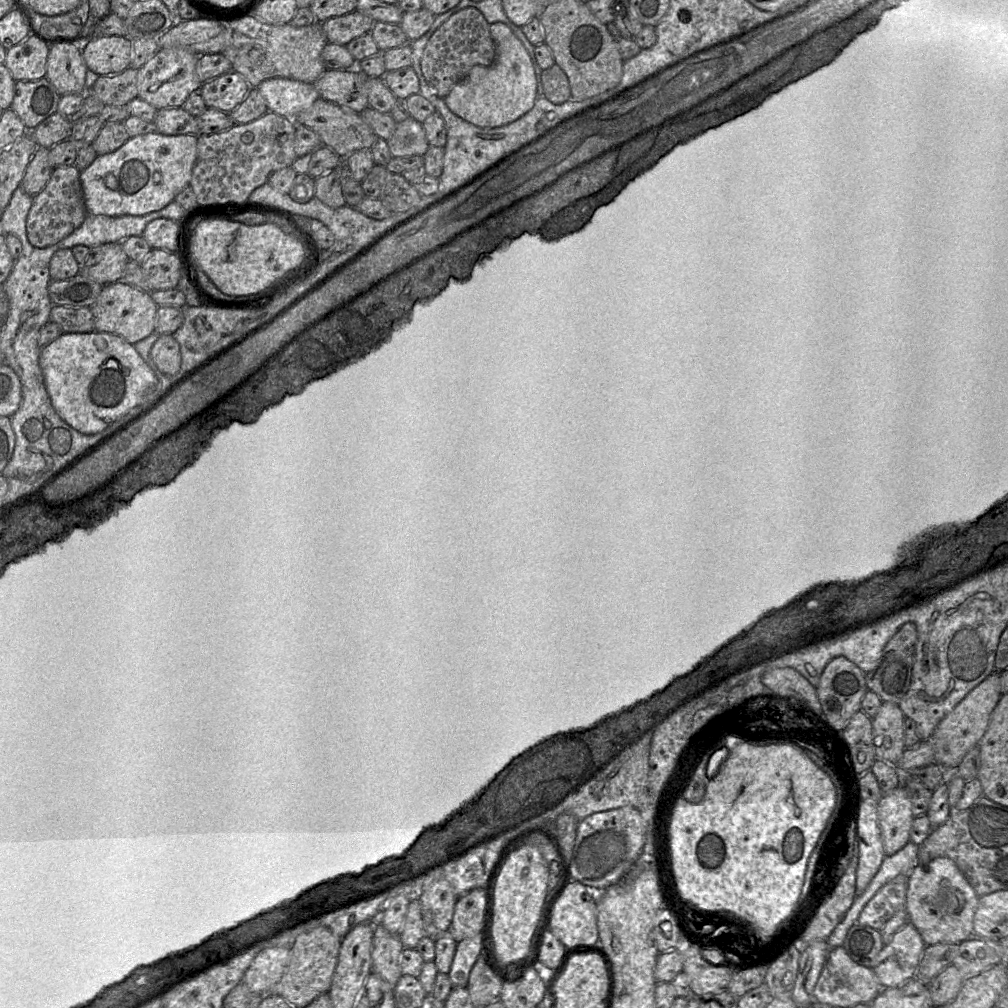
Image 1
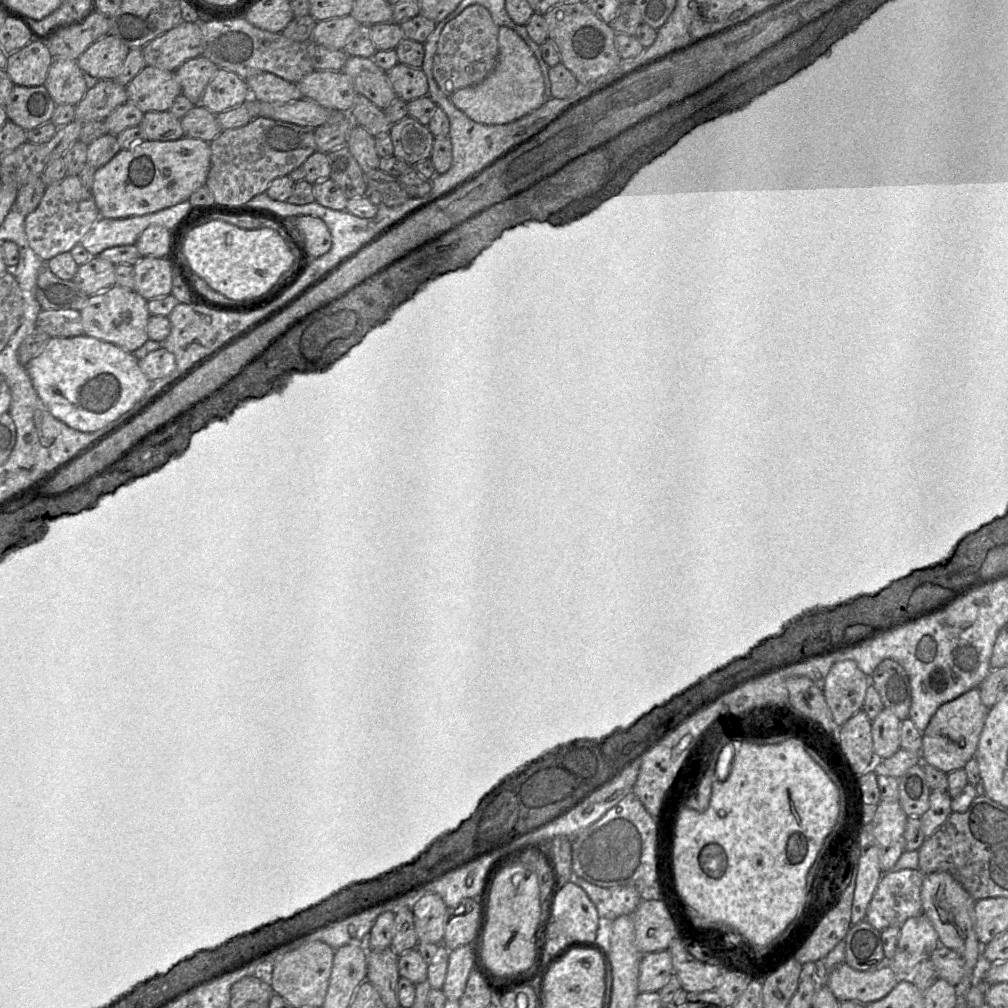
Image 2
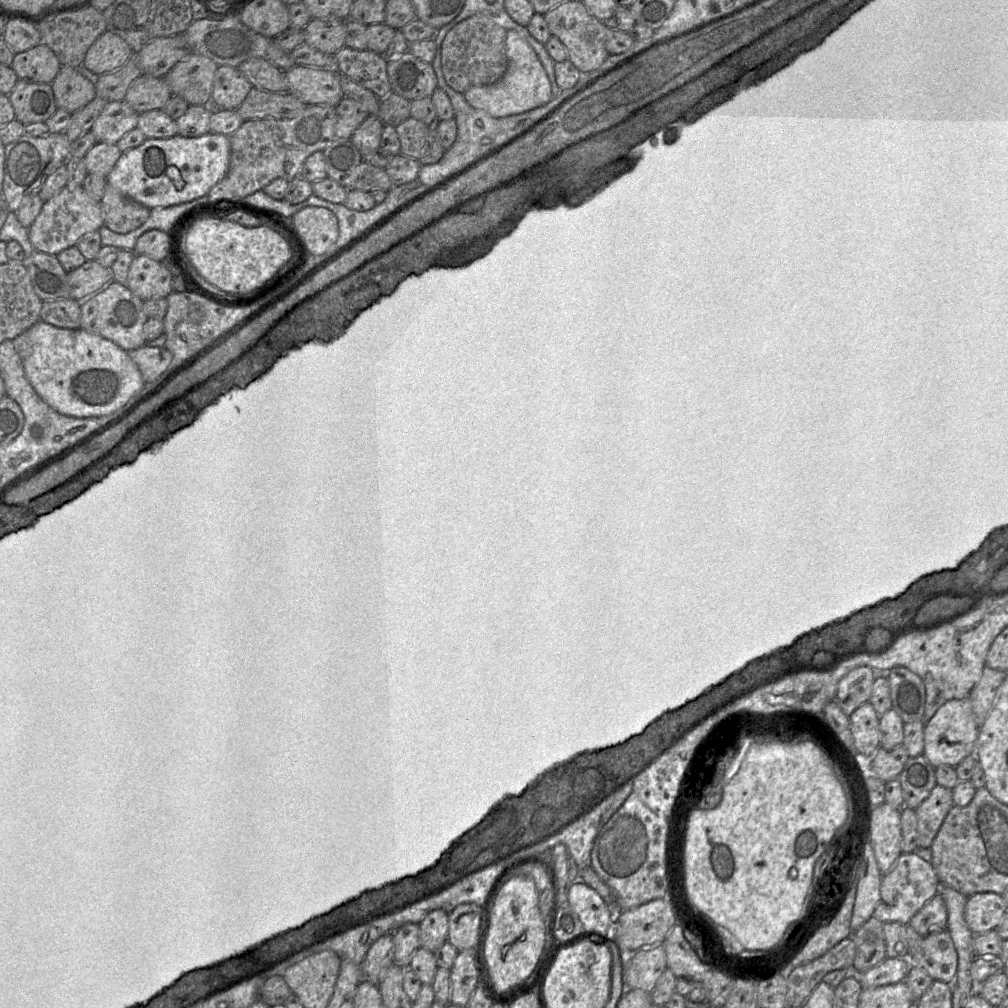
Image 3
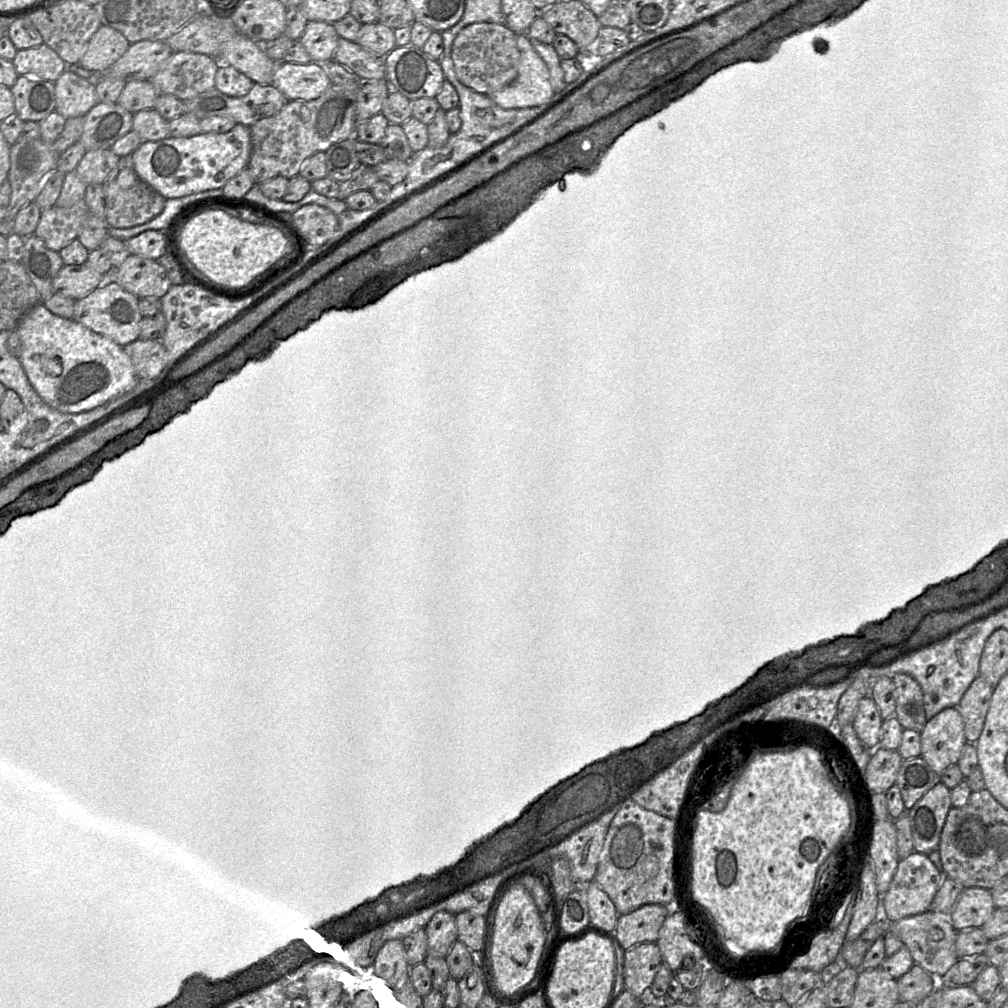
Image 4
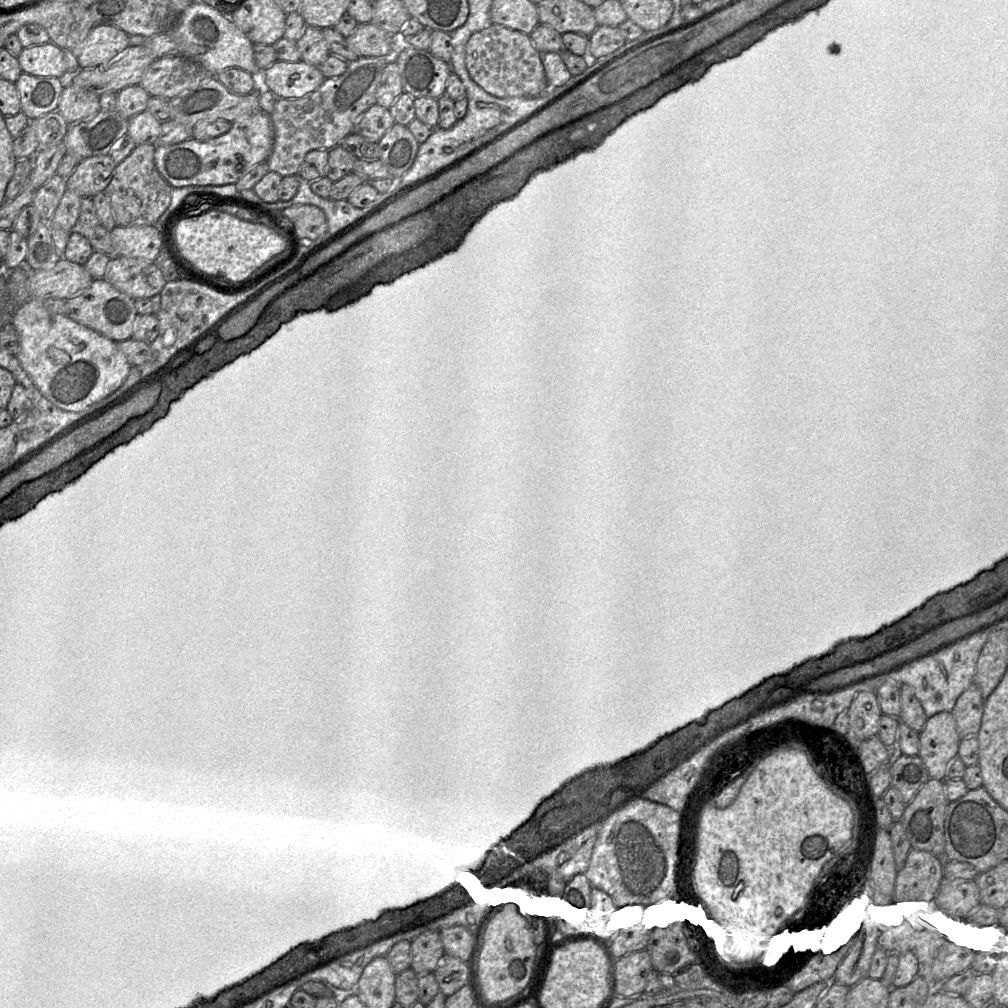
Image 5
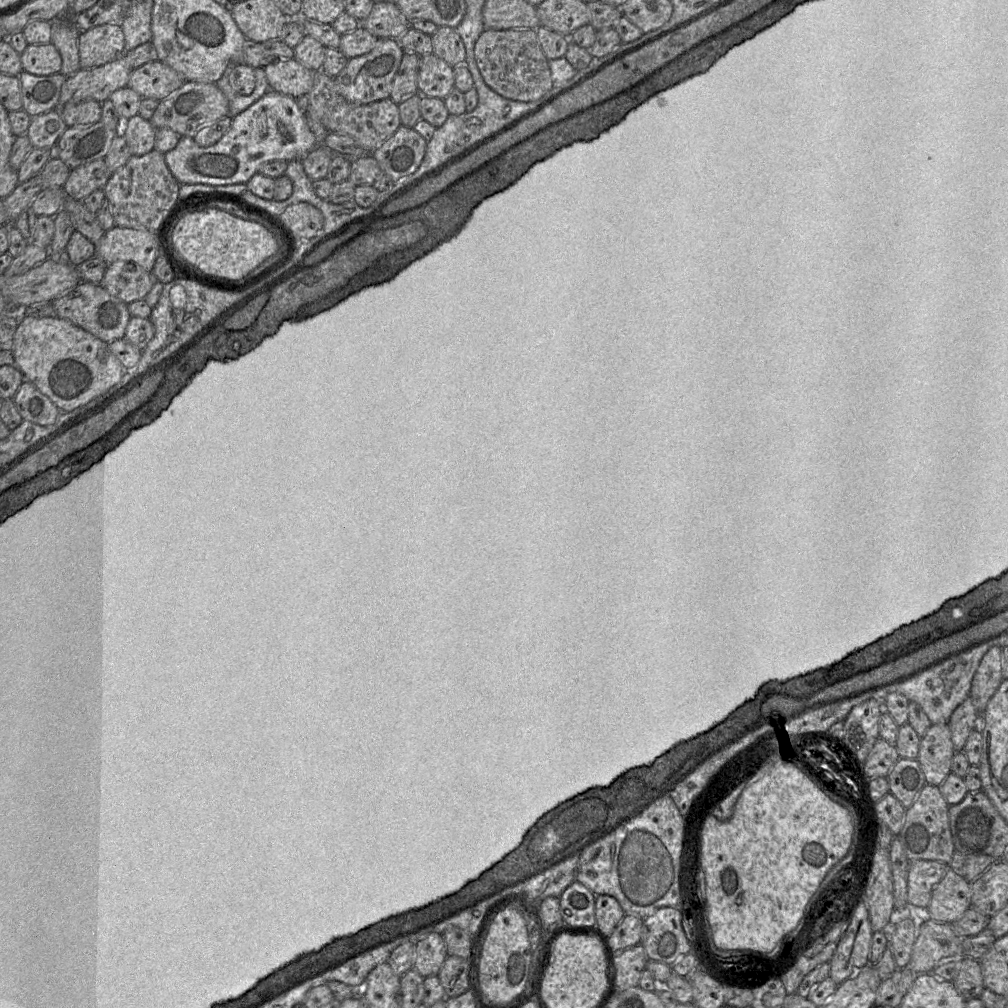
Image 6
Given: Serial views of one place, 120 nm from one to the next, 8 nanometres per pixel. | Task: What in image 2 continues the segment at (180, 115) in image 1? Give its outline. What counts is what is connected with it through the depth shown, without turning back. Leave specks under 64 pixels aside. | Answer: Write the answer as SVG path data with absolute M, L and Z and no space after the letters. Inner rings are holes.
M170 111L146 112L140 125L146 140L171 141L185 136L181 119Z

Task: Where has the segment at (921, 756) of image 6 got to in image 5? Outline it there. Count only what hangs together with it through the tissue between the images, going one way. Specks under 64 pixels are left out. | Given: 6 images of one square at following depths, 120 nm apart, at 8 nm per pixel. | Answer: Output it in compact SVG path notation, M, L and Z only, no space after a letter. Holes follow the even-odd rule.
M939 712L927 719L919 732L919 756L930 778L946 779L949 764L958 757L960 741L951 712Z

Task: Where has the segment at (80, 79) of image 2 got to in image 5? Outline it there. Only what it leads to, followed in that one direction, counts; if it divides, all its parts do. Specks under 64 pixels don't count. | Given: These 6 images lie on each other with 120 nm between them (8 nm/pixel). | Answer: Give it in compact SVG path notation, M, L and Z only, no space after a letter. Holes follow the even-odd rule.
M66 84L56 111L63 116L69 125L89 119L101 111L99 96L92 91Z

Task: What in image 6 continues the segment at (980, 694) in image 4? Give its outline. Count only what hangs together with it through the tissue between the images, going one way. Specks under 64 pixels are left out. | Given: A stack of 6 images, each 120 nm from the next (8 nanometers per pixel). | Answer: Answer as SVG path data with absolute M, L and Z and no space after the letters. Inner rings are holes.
M970 697L953 711L948 726L955 752L963 751L970 733L978 727L978 717L978 711Z

